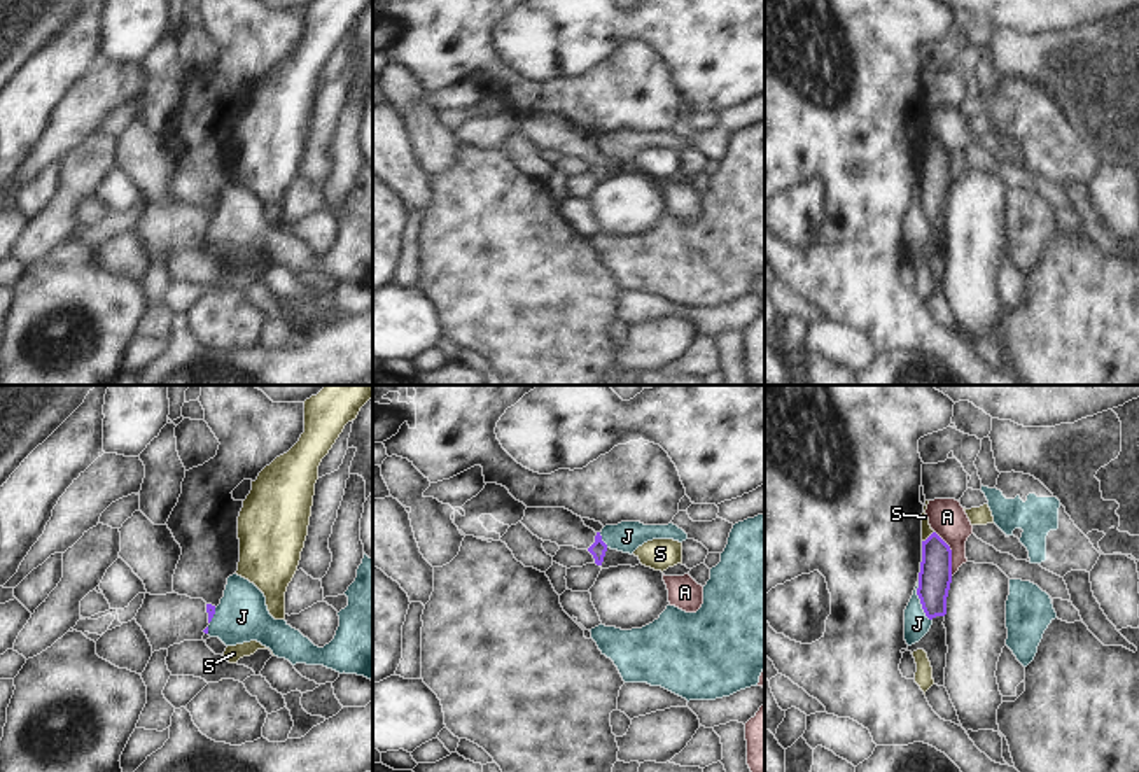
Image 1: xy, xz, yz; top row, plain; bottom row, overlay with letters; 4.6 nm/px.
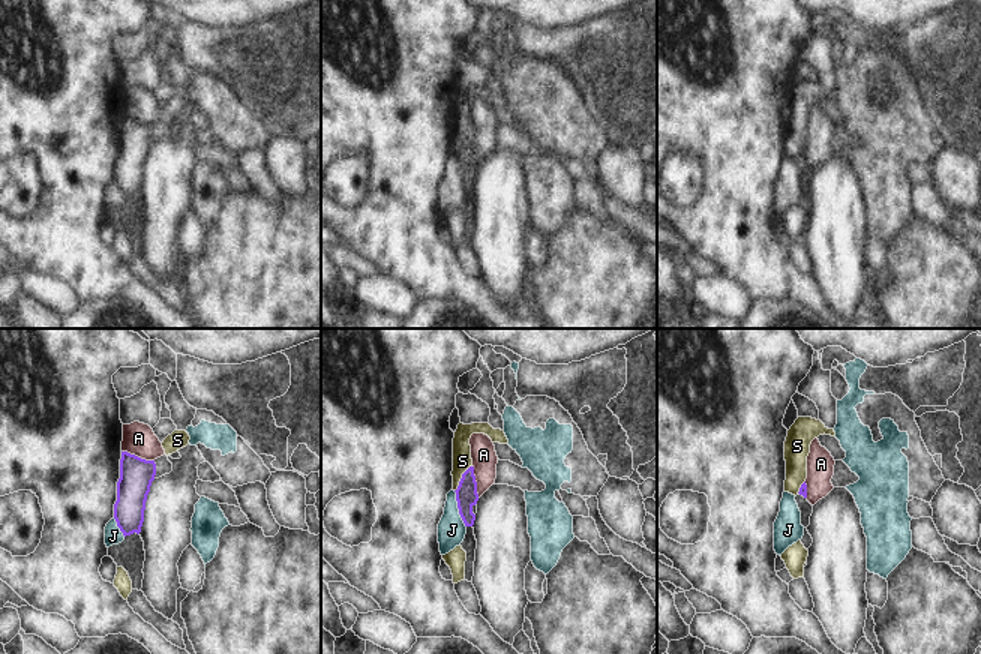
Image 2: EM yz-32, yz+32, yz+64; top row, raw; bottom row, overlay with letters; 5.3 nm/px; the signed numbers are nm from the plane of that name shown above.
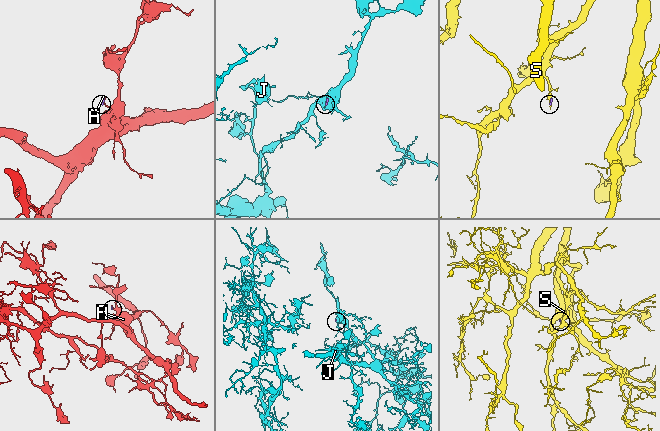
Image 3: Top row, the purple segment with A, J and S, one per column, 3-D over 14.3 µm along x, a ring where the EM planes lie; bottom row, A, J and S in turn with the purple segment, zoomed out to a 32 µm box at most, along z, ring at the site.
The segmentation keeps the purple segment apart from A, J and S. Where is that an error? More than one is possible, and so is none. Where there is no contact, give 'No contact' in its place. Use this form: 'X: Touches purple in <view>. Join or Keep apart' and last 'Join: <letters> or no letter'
A: Touches purple in yz. Keep apart
J: Touches purple in yz. Keep apart
S: Touches purple in yz. Keep apart
Join: no letter.

